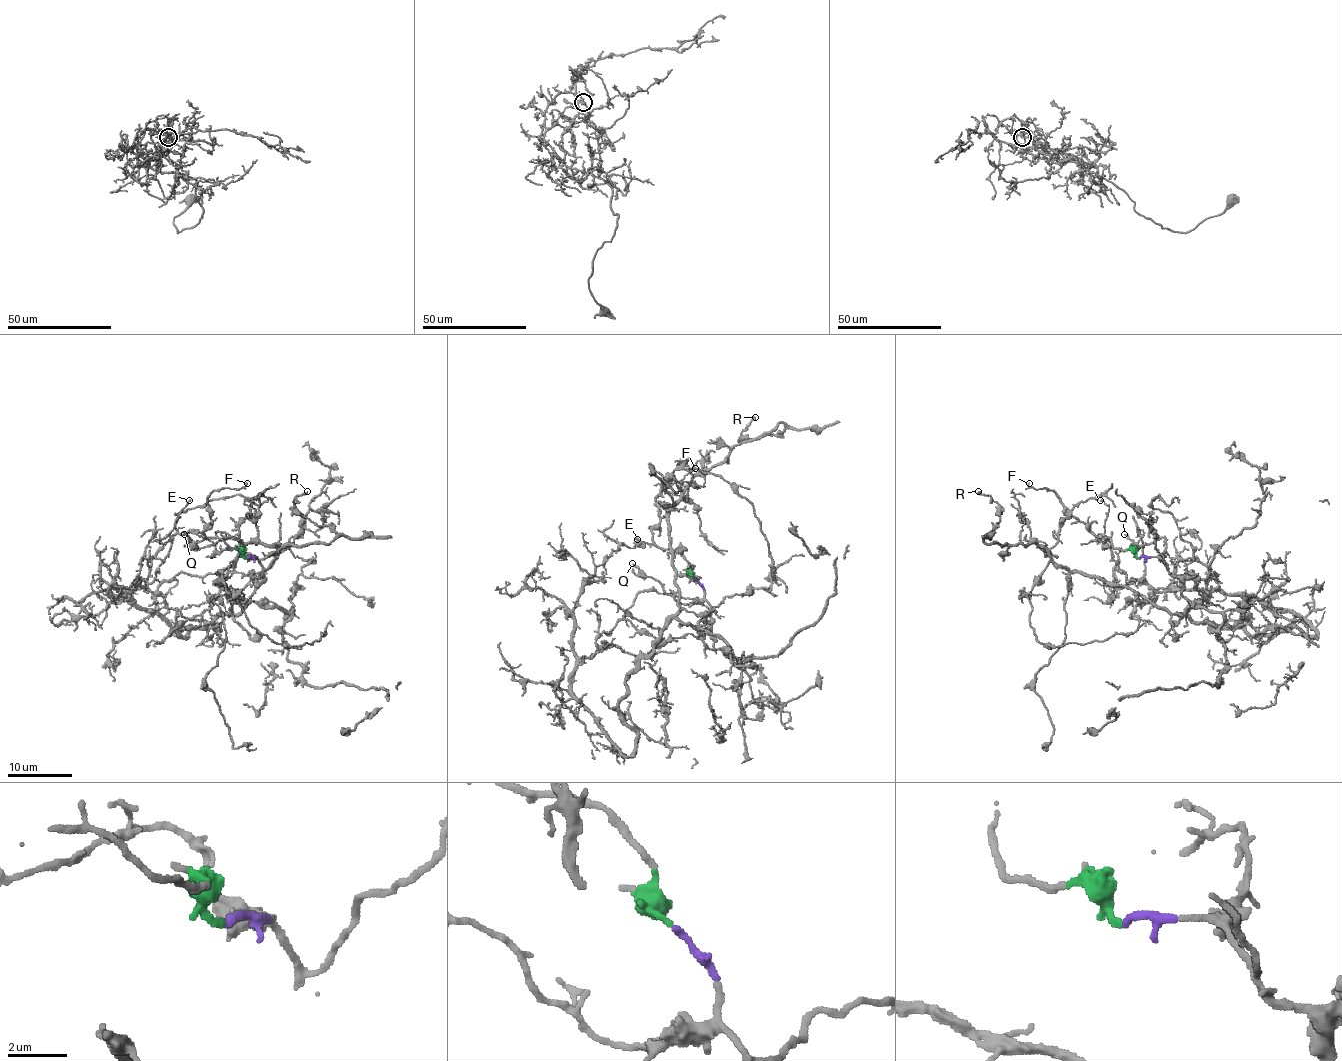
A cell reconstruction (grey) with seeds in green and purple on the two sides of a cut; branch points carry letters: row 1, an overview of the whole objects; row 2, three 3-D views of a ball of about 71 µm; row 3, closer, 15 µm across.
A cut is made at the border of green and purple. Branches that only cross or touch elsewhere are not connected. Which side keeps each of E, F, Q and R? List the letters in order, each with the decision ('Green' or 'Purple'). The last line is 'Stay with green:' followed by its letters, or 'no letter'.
E: Purple
F: Green
Q: Purple
R: Purple
Stay with green: F

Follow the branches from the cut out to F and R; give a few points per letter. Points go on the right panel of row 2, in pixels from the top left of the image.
F: (1138, 557), (1112, 546), (1109, 538), (1099, 538), (1067, 514), (1061, 497), (1049, 489), (1035, 489), (1028, 483)
R: (1138, 559), (1158, 557), (1179, 577), (1184, 614), (1069, 572), (1036, 543), (988, 543), (999, 507), (978, 491)

